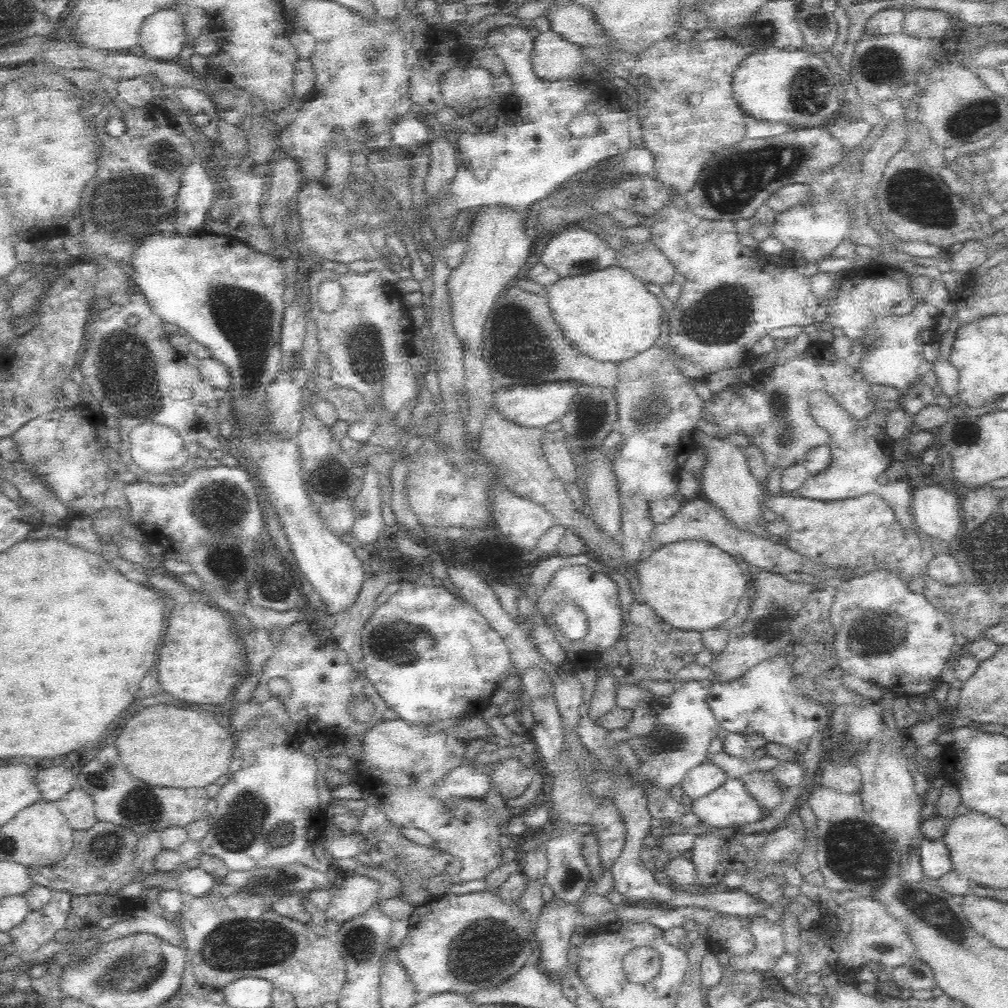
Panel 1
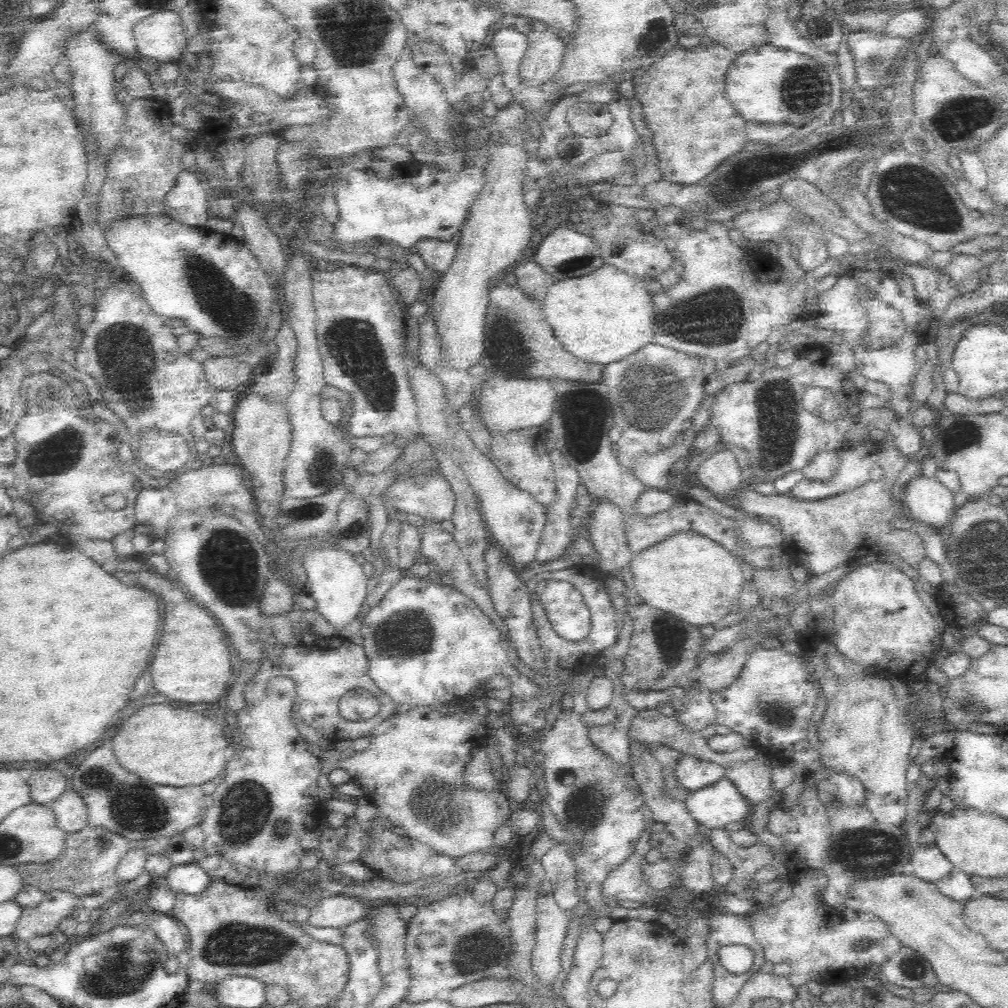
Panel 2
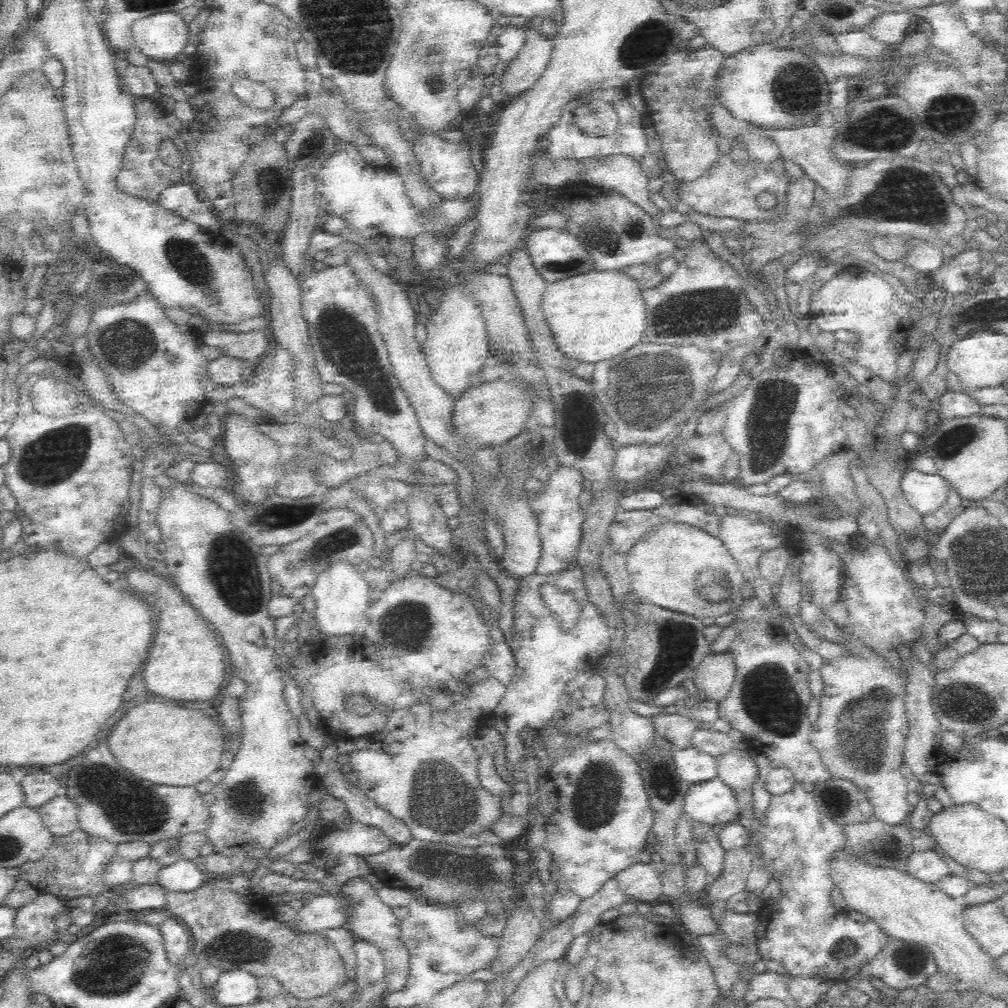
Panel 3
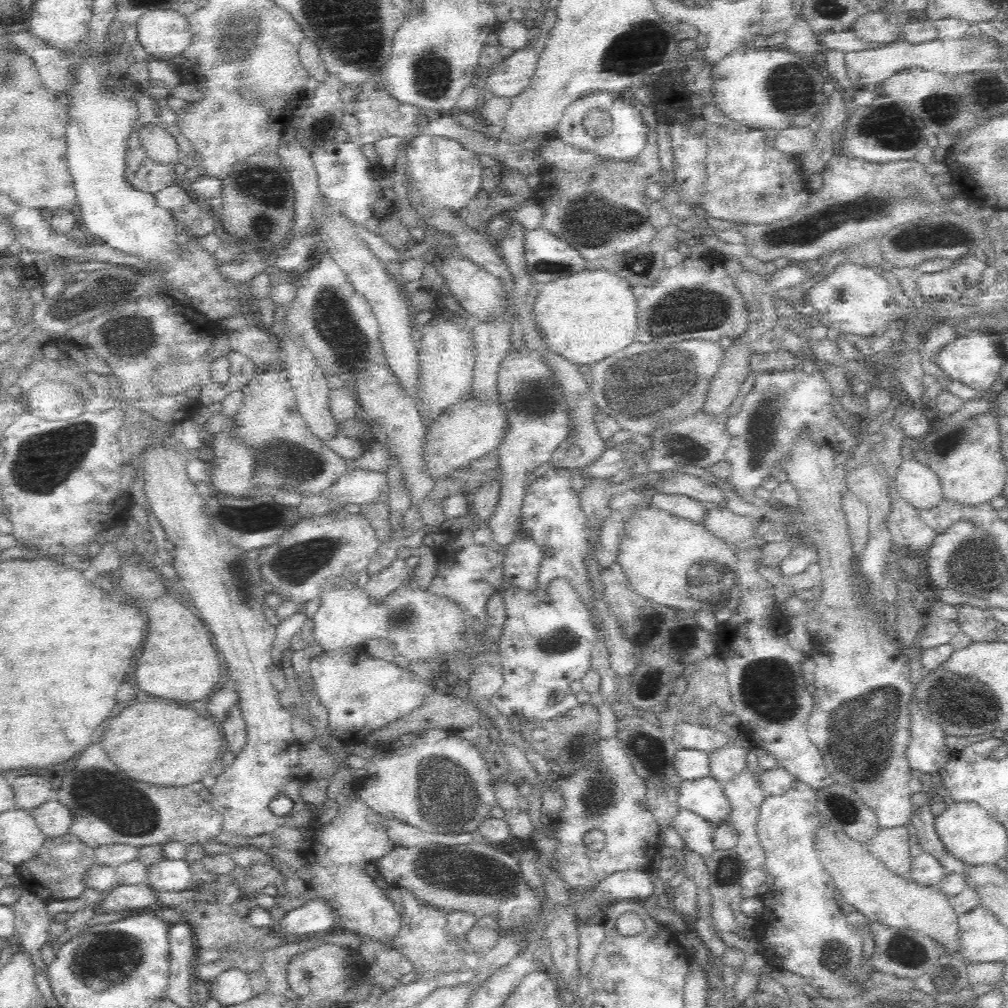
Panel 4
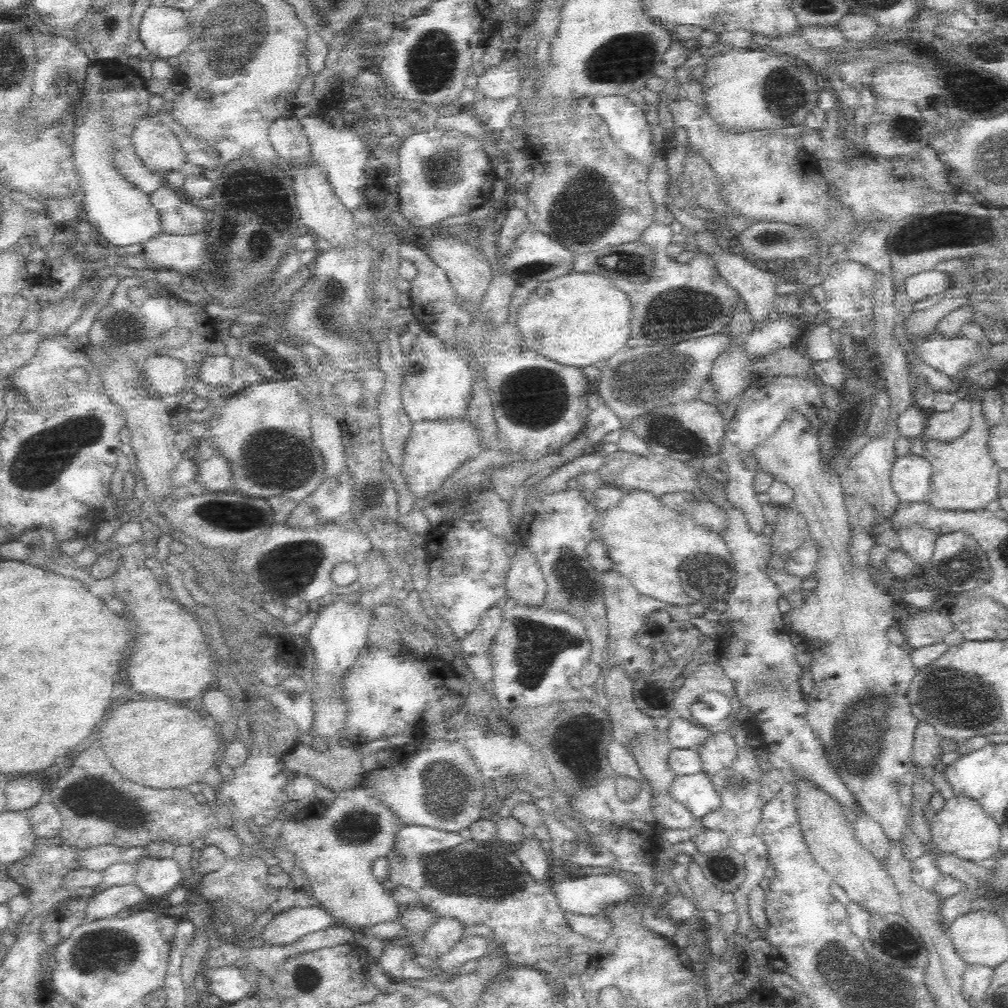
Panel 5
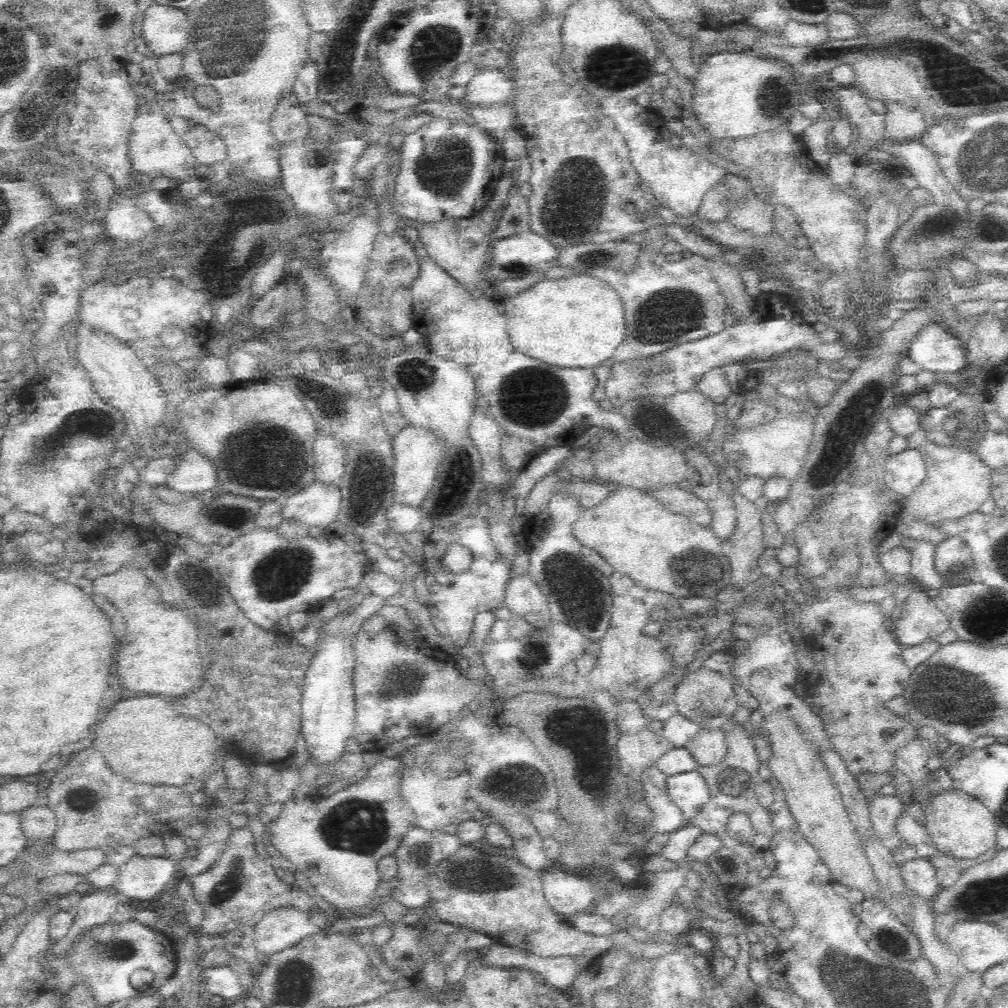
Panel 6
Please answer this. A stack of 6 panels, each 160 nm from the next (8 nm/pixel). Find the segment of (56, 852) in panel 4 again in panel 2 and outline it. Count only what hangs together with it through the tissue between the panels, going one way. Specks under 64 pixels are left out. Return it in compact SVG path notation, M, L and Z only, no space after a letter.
M87 824L78 832L66 834L64 842L62 853L50 862L16 865L23 882L35 886L45 893L51 890L61 890L76 894L81 899L93 892L101 893L110 886L122 884L116 875L116 866L133 846L132 842L124 836Z

